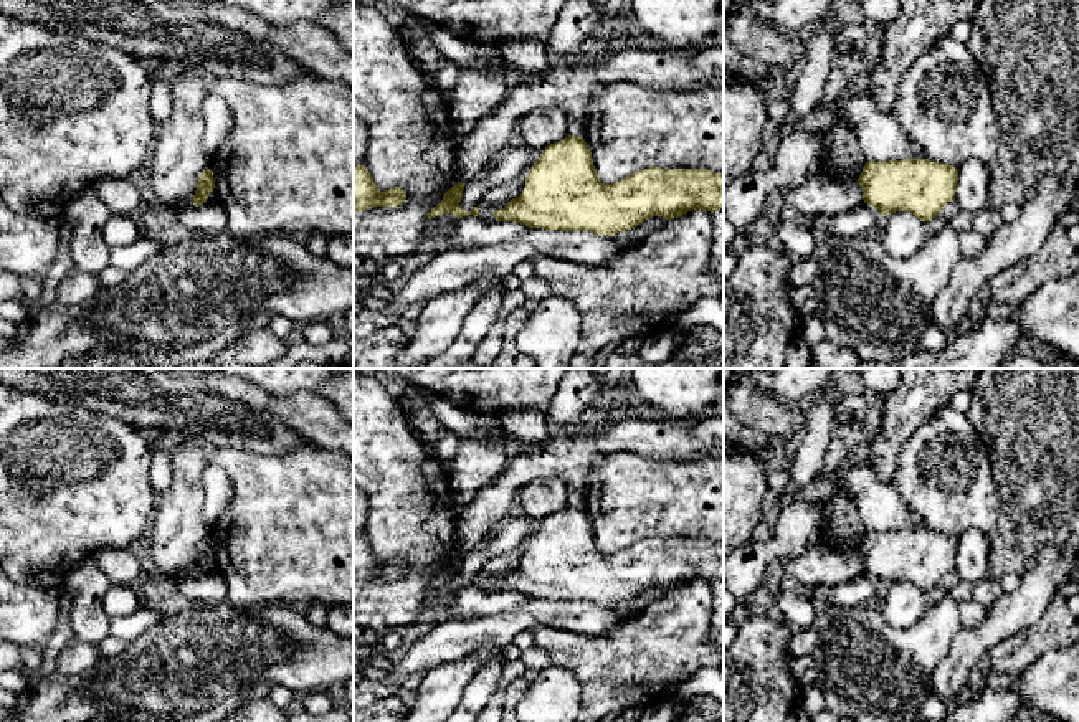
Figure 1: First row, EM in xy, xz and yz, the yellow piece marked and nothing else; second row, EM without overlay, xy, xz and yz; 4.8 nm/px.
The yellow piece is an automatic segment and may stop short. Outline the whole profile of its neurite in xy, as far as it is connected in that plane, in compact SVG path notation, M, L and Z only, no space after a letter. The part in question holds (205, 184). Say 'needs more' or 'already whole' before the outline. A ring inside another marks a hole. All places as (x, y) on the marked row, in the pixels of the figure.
already whole | M207 169L198 178L197 190L193 195L193 205L198 207L207 203L208 195L213 192L213 188L215 188L213 170Z

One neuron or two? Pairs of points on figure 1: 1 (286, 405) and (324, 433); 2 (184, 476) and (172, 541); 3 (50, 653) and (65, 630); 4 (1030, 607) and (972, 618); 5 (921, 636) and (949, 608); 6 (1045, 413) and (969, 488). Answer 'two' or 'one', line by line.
1: one
2: one
3: one
4: two
5: one
6: two

